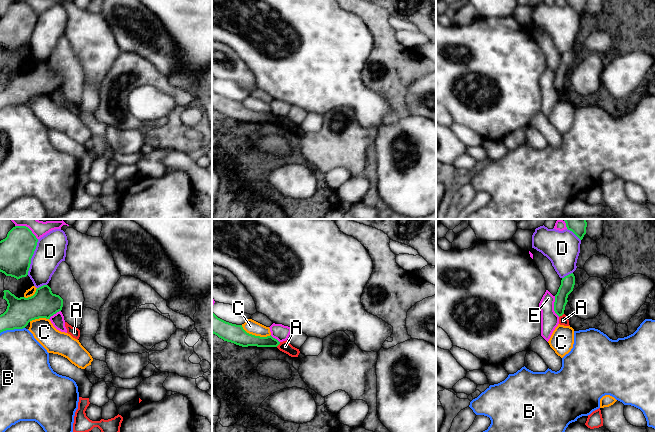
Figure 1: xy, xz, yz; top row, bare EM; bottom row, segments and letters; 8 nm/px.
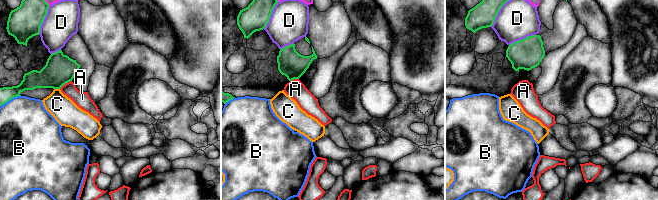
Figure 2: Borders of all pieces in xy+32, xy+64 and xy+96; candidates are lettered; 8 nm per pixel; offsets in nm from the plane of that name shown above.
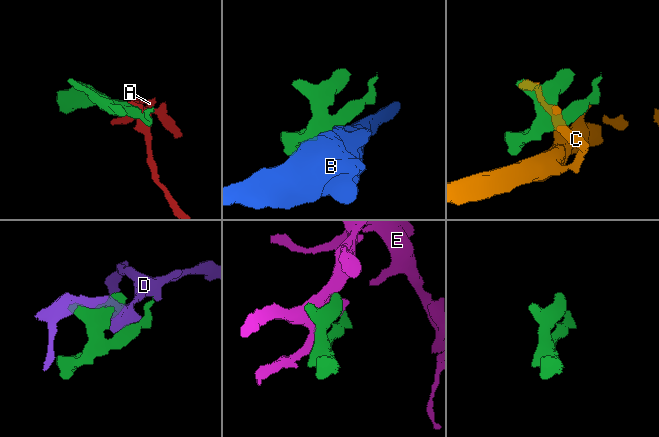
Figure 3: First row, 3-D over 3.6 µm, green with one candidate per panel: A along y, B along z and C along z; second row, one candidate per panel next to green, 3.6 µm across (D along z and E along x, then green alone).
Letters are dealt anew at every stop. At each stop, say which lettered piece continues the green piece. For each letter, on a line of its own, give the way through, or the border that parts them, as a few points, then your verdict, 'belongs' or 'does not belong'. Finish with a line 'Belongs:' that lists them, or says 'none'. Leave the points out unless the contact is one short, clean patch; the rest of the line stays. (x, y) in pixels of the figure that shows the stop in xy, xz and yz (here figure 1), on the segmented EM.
A: along xz (280, 342), (276, 346) | does not belong
B: does not belong
C: does not belong
D: does not belong
E: does not belong
Belongs: none

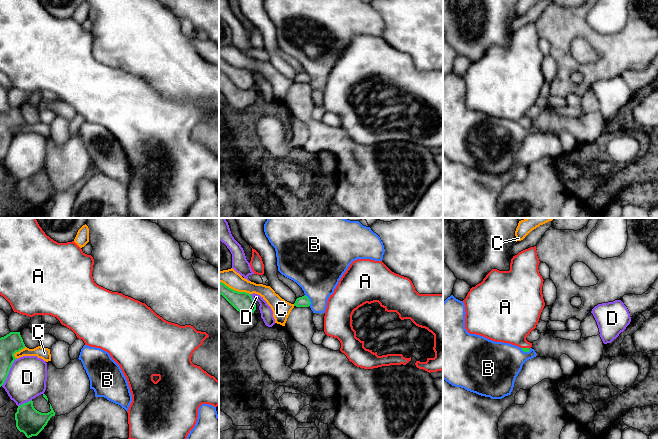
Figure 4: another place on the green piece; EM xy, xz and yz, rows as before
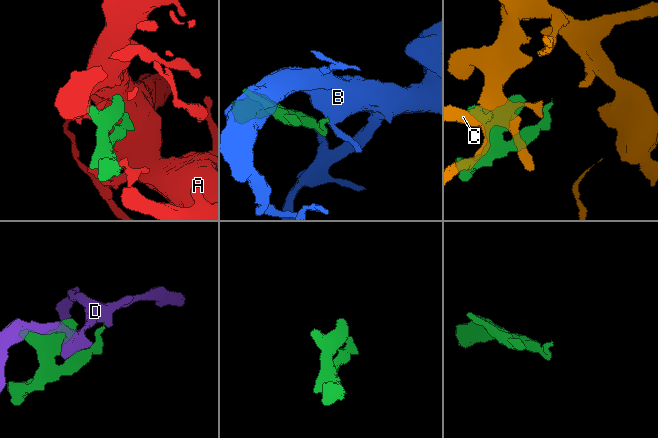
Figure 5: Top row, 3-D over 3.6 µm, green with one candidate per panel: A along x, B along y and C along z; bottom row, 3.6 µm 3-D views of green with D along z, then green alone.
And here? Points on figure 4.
A: does not belong
B: along xz (304, 295), (308, 298), (310, 305) | does not belong
C: does not belong
D: does not belong
Belongs: none

